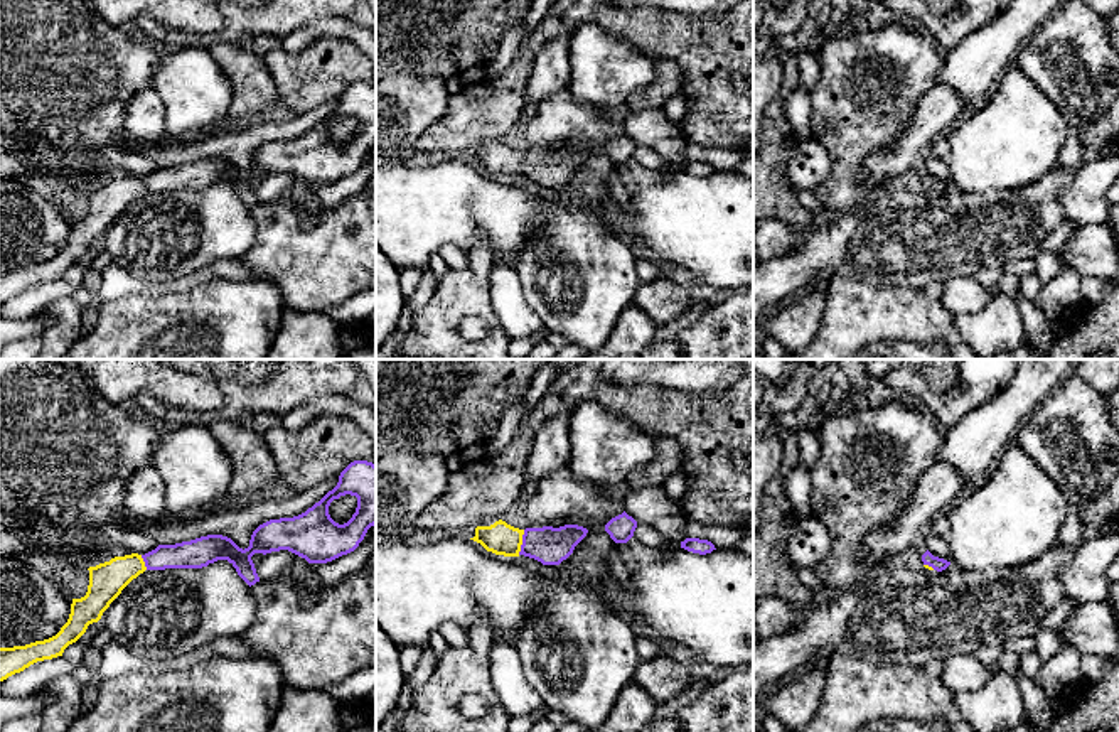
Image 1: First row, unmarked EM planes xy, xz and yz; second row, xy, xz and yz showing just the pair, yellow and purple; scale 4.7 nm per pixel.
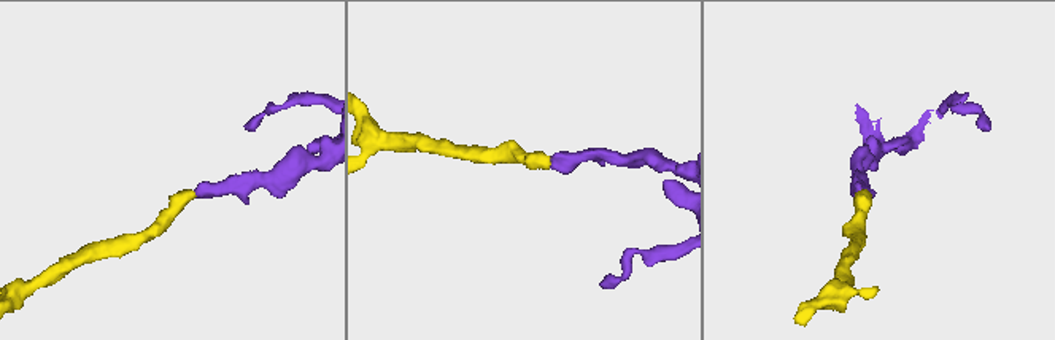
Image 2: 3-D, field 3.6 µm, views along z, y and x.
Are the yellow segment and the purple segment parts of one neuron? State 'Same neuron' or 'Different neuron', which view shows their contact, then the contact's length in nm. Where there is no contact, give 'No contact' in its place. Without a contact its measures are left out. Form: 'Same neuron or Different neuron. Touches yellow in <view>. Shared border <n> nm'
Same neuron. Touches yellow in xz. Shared border 120 nm

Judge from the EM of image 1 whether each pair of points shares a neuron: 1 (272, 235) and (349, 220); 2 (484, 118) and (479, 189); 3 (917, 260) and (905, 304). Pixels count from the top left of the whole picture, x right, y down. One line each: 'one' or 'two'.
1: one
2: two
3: two

